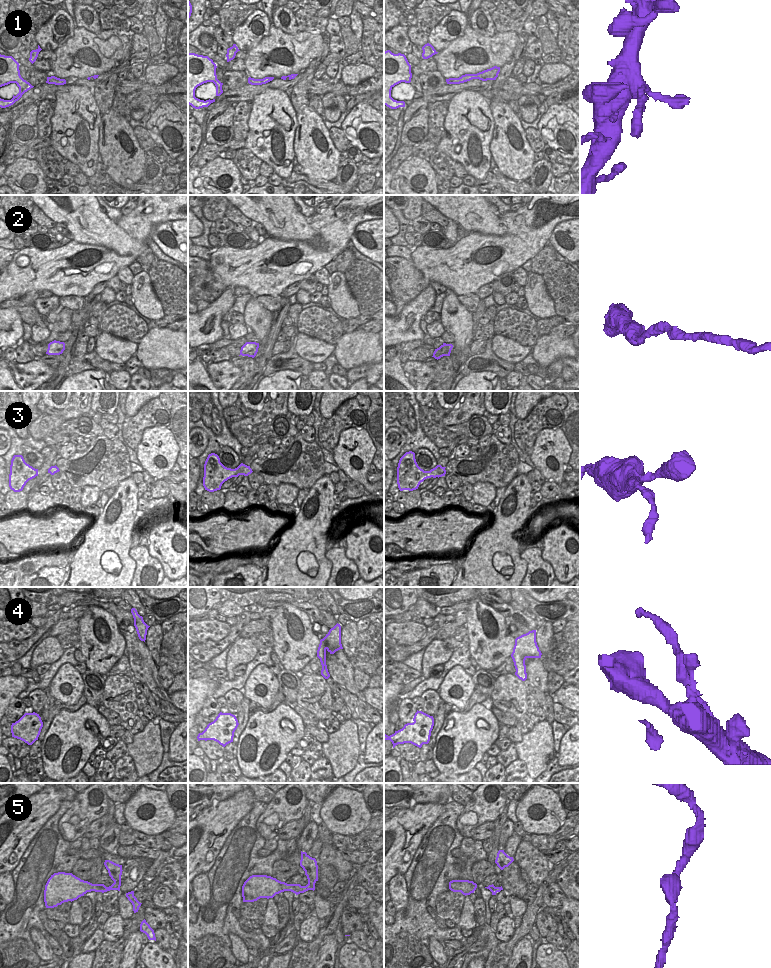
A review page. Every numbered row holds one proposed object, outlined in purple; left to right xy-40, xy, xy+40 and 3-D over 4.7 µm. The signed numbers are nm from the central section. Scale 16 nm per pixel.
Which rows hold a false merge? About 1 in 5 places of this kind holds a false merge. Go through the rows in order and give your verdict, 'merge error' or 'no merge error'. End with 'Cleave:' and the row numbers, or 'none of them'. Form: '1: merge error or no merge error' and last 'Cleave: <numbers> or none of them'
1: no merge error
2: no merge error
3: no merge error
4: merge error
5: merge error
Cleave: 4, 5

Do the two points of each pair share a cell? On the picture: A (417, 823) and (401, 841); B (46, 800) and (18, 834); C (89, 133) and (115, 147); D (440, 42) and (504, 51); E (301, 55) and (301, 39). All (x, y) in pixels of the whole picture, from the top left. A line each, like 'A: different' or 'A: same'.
A: same
B: same
C: different
D: different
E: same

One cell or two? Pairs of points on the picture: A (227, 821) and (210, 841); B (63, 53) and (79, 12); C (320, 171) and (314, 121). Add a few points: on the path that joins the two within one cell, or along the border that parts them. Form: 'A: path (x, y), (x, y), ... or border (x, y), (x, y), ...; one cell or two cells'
A: path (221, 821), (209, 835); one cell
B: border (76, 25), (83, 26), (95, 33), (99, 31); two cells
C: path (320, 159), (313, 148), (309, 133); one cell

